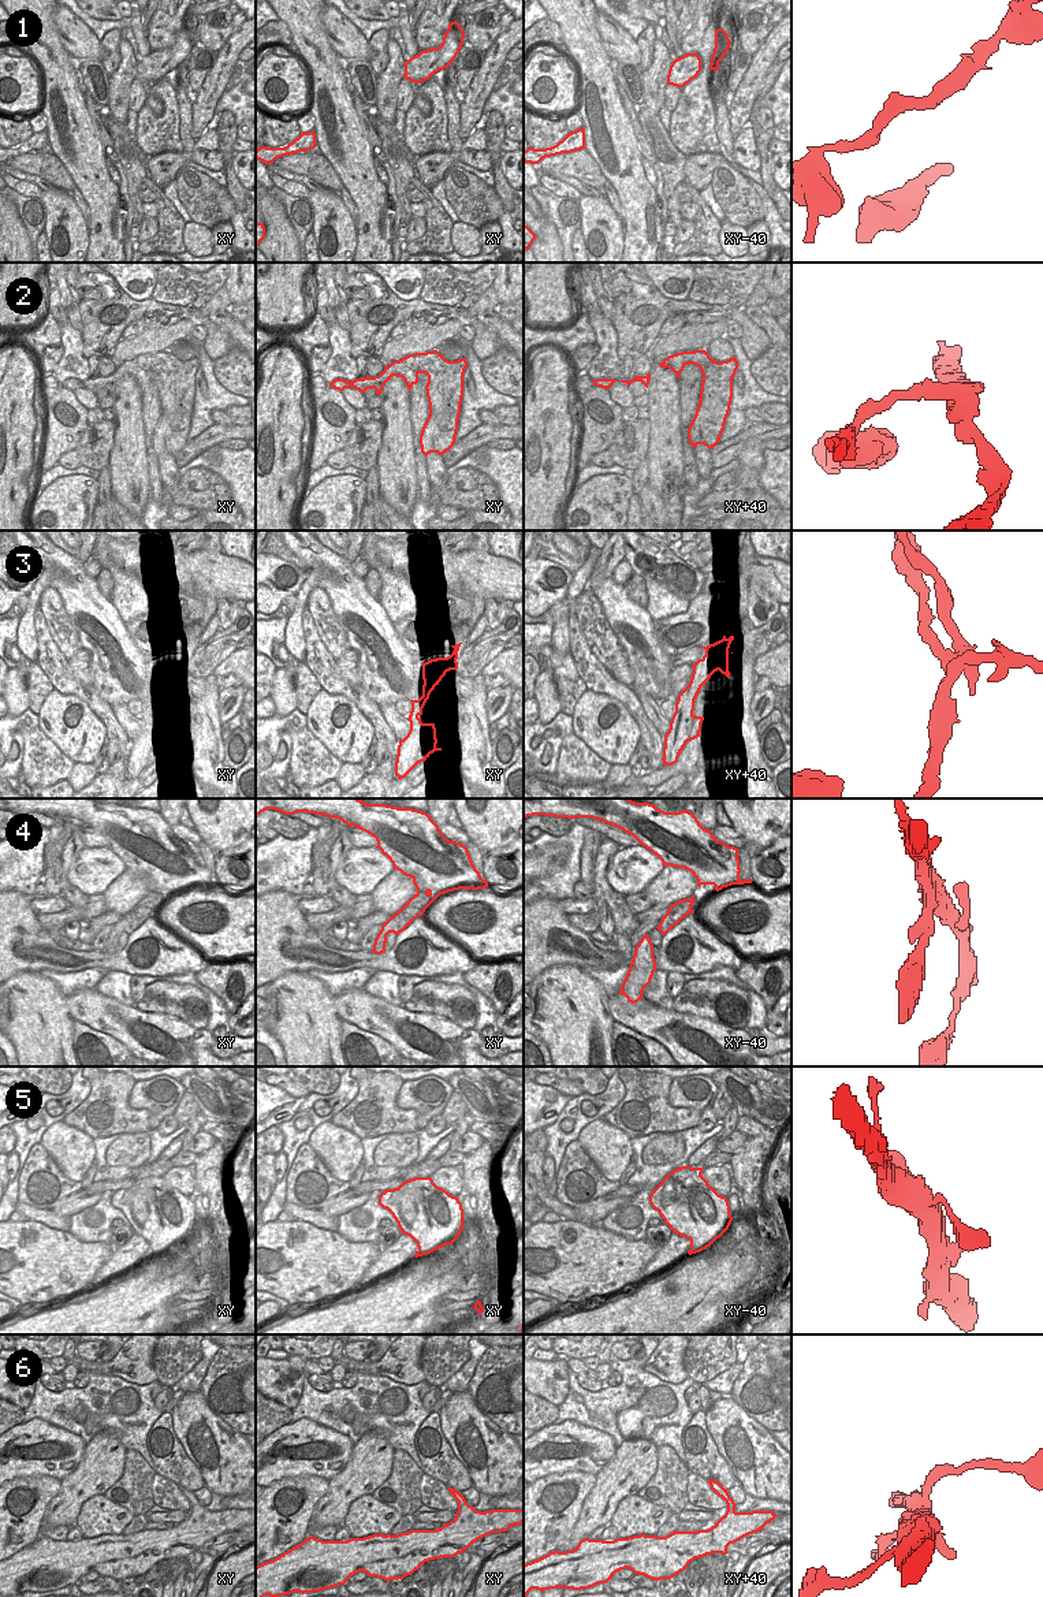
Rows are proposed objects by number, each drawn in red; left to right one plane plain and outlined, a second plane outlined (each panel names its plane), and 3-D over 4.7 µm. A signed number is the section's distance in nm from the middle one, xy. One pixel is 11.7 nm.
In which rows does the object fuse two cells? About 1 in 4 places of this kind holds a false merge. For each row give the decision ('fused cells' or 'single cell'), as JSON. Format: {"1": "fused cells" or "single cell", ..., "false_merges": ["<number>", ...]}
{"1": "single cell", "2": "fused cells", "3": "fused cells", "4": "single cell", "5": "single cell", "6": "single cell", "false_merges": ["2", "3"]}

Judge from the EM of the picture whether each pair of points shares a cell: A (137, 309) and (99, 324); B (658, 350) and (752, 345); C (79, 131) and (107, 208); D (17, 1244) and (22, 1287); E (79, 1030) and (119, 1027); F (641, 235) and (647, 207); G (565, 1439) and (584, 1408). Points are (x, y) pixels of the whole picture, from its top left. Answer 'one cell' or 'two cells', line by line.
A: one cell
B: two cells
C: one cell
D: one cell
E: two cells
F: one cell
G: two cells

